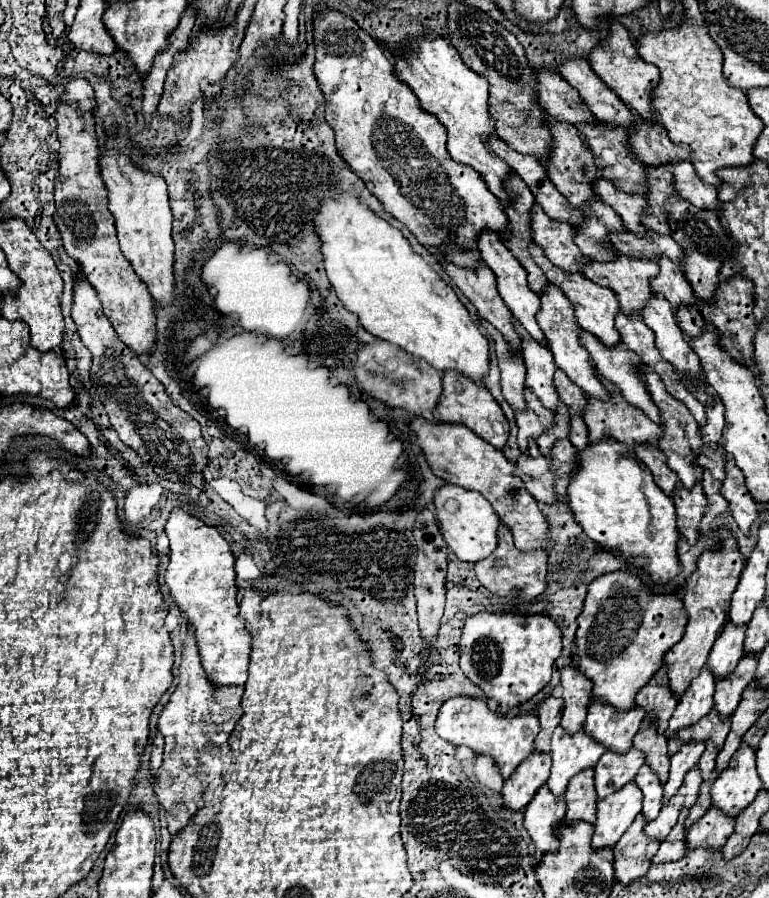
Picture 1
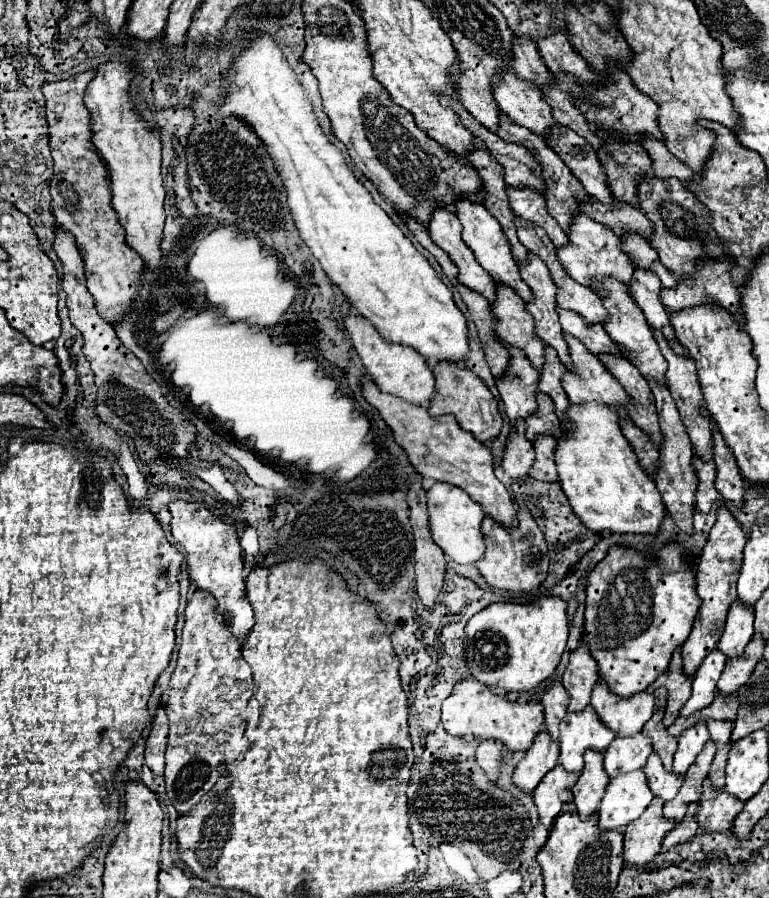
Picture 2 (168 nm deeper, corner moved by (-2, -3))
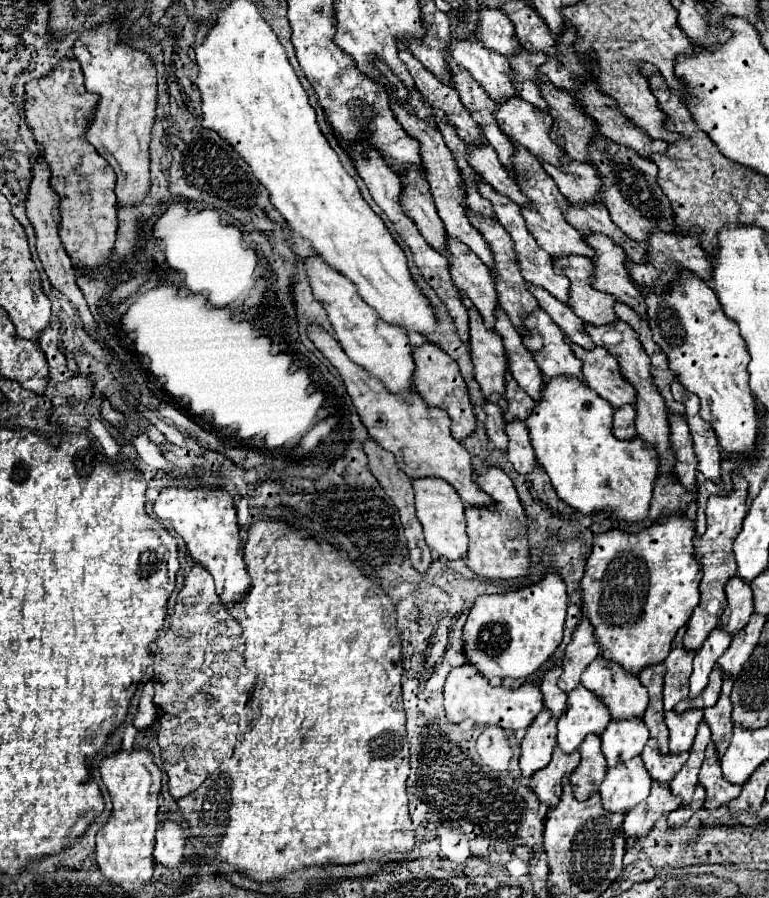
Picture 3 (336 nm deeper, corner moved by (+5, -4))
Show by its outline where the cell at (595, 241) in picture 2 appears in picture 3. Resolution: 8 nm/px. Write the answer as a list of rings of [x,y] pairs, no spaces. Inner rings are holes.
[[[517,145],[517,157],[513,159],[513,165],[517,169],[517,185],[521,185],[521,191],[529,197],[529,201],[533,203],[533,209],[523,209],[523,217],[527,223],[527,229],[531,231],[531,235],[537,239],[537,243],[551,255],[551,257],[565,257],[565,255],[583,255],[593,259],[595,251],[587,245],[587,241],[583,239],[583,235],[573,229],[567,221],[565,221],[565,211],[569,207],[569,203],[565,201],[565,197],[559,193],[557,185],[551,181],[551,177],[547,177],[545,169],[541,167],[539,159],[533,157],[531,153],[527,153],[527,149],[523,149],[521,145]]]

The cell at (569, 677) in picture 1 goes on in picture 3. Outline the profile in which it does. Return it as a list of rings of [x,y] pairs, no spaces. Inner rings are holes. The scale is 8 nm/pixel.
[[[583,619],[577,629],[573,631],[571,643],[565,649],[563,657],[563,675],[559,677],[559,689],[565,693],[571,693],[575,687],[579,687],[581,673],[589,667],[591,661],[599,657],[599,647],[593,639],[593,629],[587,619]]]

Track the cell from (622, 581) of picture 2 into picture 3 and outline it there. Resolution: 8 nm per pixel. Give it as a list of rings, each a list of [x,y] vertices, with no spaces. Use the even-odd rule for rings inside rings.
[[[685,515],[661,517],[653,527],[641,533],[607,531],[595,535],[593,551],[585,565],[585,577],[581,579],[581,591],[587,619],[595,629],[595,641],[603,659],[613,661],[635,675],[649,665],[665,661],[675,633],[689,621],[693,609],[699,605],[697,587],[701,581],[701,565],[695,559],[693,537],[695,525]]]

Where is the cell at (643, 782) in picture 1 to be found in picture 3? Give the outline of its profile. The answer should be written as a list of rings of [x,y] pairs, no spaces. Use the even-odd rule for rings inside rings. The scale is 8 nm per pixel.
[[[649,739],[647,745],[645,745],[645,749],[643,749],[643,753],[641,753],[641,759],[643,759],[645,769],[651,775],[651,779],[663,785],[663,783],[669,783],[679,773],[679,769],[687,761],[689,753],[681,753],[681,755],[661,755],[657,751],[659,749],[657,749],[655,741]]]

